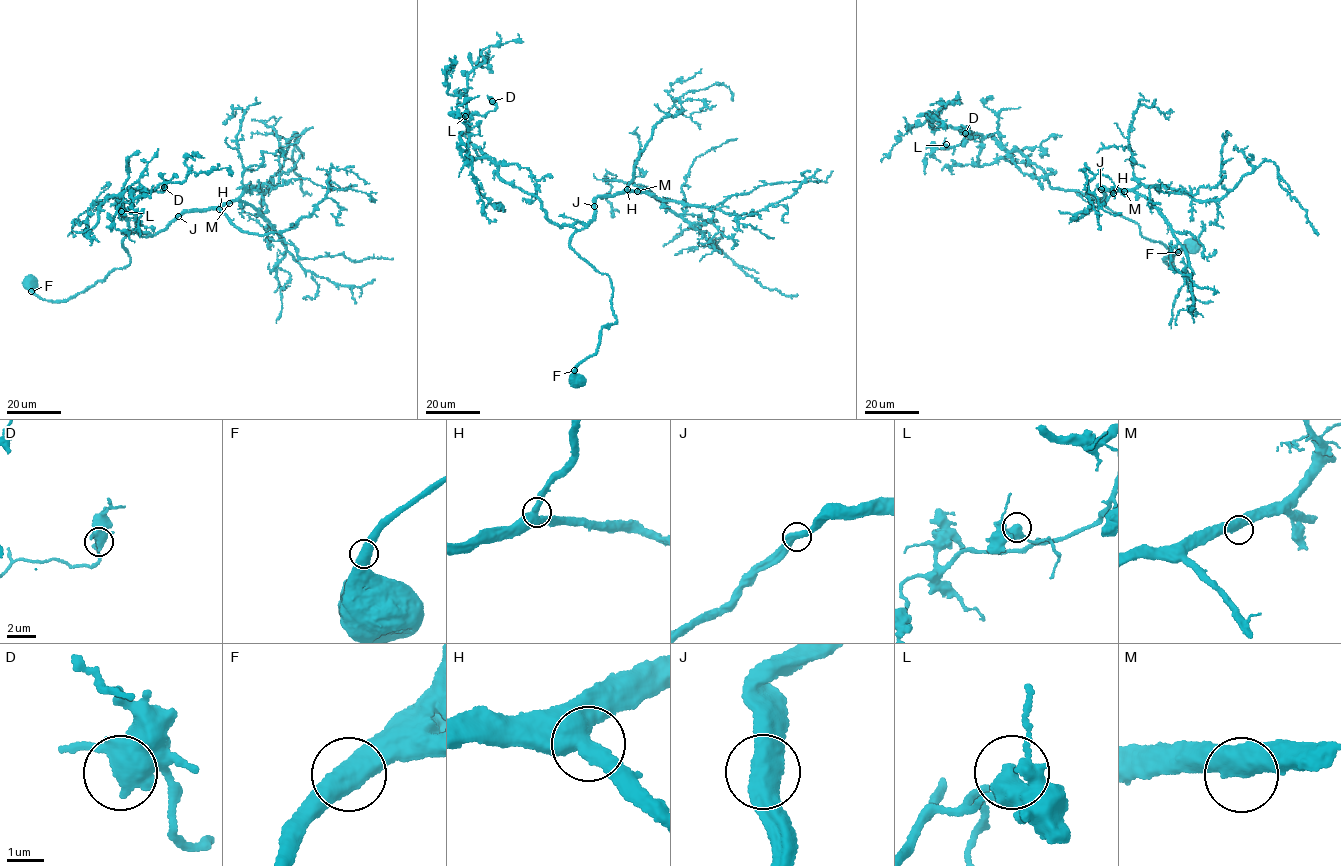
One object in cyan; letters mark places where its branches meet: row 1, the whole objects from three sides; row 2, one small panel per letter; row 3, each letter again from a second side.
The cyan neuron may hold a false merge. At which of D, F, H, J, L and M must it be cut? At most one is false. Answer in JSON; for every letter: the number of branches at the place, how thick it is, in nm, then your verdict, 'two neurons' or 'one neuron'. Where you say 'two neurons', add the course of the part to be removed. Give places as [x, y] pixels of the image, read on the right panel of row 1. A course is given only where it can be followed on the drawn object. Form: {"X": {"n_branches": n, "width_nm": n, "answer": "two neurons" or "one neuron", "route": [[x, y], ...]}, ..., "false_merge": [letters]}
{"D": {"n_branches": 2, "width_nm": 550, "answer": "one neuron"}, "F": {"n_branches": 2, "width_nm": 550, "answer": "one neuron"}, "H": {"n_branches": 2, "width_nm": 550, "answer": "one neuron"}, "J": {"n_branches": 2, "width_nm": 550, "answer": "one neuron"}, "L": {"n_branches": 2, "width_nm": 550, "answer": "one neuron"}, "M": {"n_branches": 2, "width_nm": 550, "answer": "one neuron"}, "false_merge": []}

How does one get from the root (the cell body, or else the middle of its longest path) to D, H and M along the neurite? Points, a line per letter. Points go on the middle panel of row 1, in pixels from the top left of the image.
D: (576, 379), (616, 323), (611, 281), (569, 245), (586, 226), (553, 224), (467, 153), (470, 115), (492, 101)
H: (576, 379), (576, 365), (616, 320), (608, 276), (571, 249), (570, 238), (592, 222), (595, 198), (627, 189)
M: (576, 379), (576, 365), (616, 320), (608, 276), (571, 249), (570, 238), (592, 222), (595, 198), (637, 191)

